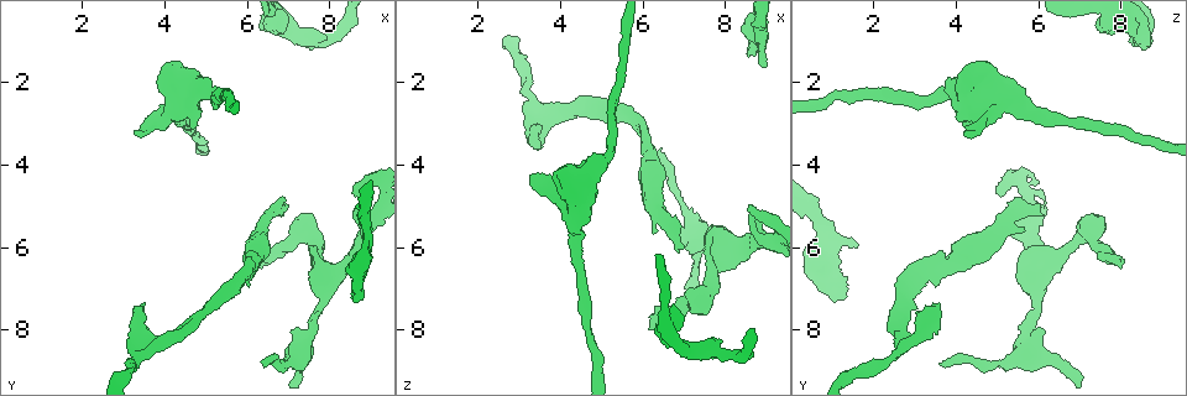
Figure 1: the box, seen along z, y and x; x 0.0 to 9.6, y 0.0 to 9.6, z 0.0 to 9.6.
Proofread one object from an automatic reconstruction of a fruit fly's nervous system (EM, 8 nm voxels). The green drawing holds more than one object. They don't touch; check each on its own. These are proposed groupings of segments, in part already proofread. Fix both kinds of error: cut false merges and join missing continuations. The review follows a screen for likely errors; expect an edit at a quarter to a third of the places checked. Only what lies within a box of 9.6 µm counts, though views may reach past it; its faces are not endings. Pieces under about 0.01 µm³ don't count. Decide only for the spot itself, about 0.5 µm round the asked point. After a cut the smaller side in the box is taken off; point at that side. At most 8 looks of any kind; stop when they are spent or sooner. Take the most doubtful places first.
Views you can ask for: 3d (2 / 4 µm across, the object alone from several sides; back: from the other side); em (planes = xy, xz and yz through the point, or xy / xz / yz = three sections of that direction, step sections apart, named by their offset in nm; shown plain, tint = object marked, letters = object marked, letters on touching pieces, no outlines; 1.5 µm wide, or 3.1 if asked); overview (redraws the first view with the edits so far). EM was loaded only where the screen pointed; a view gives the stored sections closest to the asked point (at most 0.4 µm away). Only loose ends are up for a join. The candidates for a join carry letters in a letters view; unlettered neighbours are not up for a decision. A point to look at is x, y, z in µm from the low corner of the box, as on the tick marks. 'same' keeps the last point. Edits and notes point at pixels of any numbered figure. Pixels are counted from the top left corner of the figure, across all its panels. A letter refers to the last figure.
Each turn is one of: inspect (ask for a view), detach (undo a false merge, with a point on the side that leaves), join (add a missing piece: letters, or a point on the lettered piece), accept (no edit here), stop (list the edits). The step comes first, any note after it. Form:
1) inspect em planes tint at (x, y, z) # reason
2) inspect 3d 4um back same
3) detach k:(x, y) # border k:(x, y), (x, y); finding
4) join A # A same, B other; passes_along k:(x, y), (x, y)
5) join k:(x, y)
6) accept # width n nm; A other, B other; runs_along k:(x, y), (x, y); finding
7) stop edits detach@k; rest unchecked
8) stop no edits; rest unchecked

inspect em planes plain at (6.45, 8.80, 3.55)

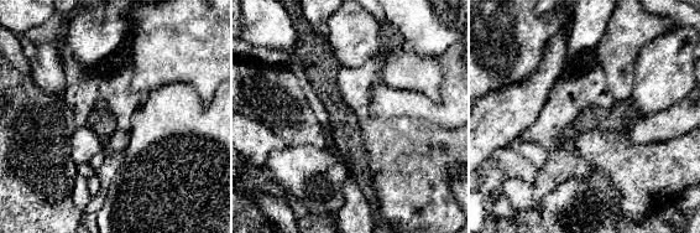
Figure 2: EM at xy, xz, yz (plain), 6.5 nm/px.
inspect em planes letters same # what lies round it

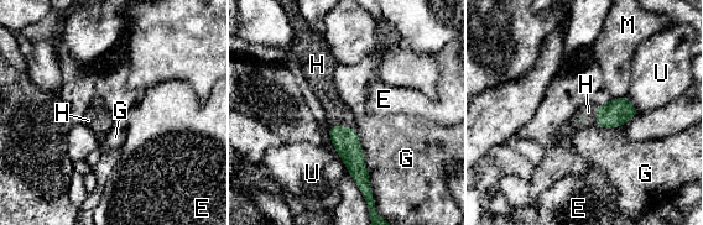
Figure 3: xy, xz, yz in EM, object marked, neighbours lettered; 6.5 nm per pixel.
join H # E other, G other, H same, M other, U other; passes_along 3:(345, 141), (342, 126), (337, 111); the cell continues

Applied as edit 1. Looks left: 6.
inspect em planes letters at (3.50, 7.35, 3.50) # free end

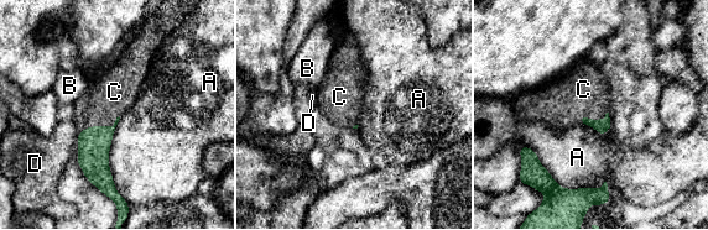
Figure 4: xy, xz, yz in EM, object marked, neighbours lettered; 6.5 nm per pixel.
join C # longest_contact A 650 nm; A other, B other, C same, D other; it goes on there

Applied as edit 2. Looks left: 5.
inspect overview

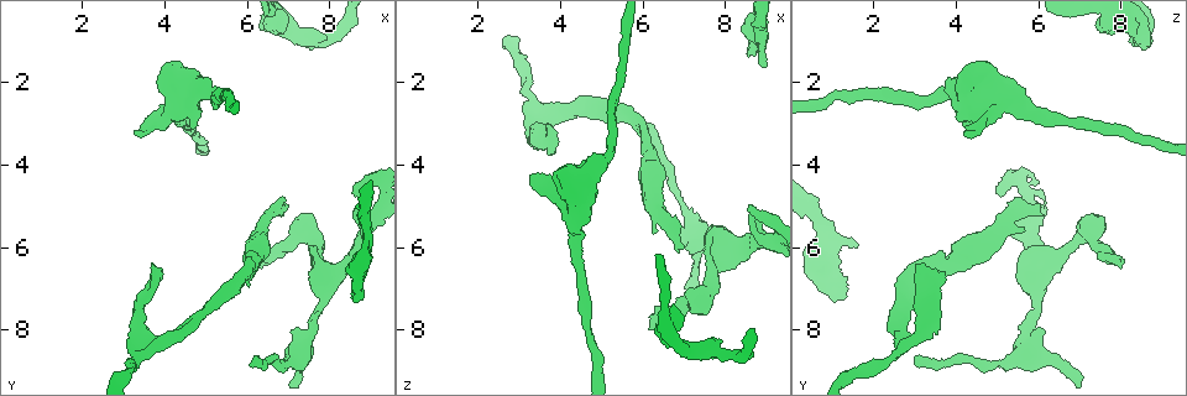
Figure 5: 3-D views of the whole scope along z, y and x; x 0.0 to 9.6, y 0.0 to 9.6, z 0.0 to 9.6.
inspect em planes letters at (7.45, 5.95, 6.05)

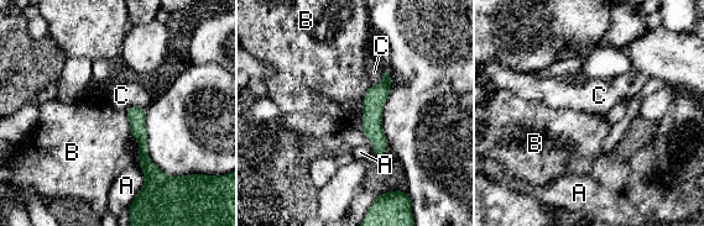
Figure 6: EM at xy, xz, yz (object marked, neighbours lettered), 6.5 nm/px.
accept # A other, B other, C other; runs_along 6:(386, 73), (374, 99), (380, 153); no lettered piece goes on from it

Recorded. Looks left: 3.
stop edits join@3, join@4; rest unchecked

